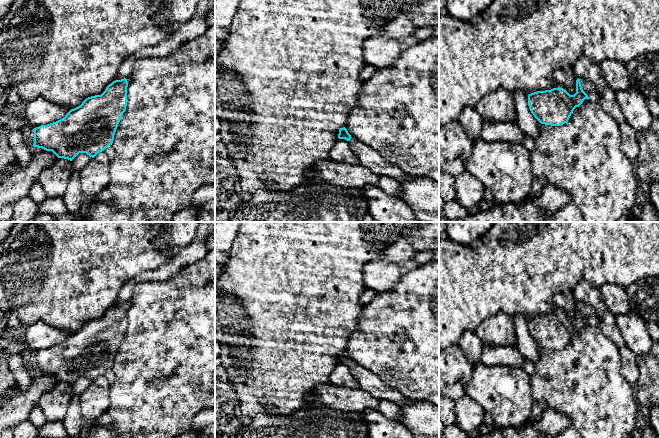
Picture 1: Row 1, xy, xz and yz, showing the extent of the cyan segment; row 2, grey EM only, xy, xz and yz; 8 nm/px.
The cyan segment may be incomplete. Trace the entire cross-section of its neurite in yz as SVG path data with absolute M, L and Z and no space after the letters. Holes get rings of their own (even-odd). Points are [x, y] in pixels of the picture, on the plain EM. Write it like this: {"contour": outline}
{"contour": "M578 302L574 319L563 312L537 315L528 319L528 330L541 348L560 350L568 346L574 333L585 323L599 325L600 320L591 305Z"}

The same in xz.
{"contour": "M345 351L339 354L338 362L349 366L351 374L357 380L360 389L368 392L380 401L390 401L399 407L410 402L410 398L404 396L400 391L389 387L373 372L352 362Z"}

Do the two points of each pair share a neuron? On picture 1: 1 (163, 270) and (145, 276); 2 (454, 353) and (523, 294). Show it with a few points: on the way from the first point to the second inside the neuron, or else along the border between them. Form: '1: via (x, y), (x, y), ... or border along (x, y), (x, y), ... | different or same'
1: via (159, 274), (149, 275) | same
2: border along (458, 343), (449, 347) | different

